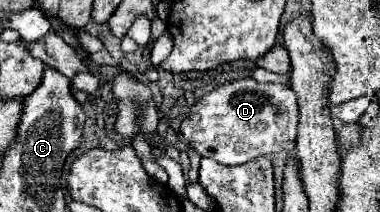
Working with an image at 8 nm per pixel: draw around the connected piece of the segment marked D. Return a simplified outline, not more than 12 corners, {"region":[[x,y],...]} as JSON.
{"region":[[251,77],[199,99],[181,133],[241,165],[295,143],[289,85]]}

